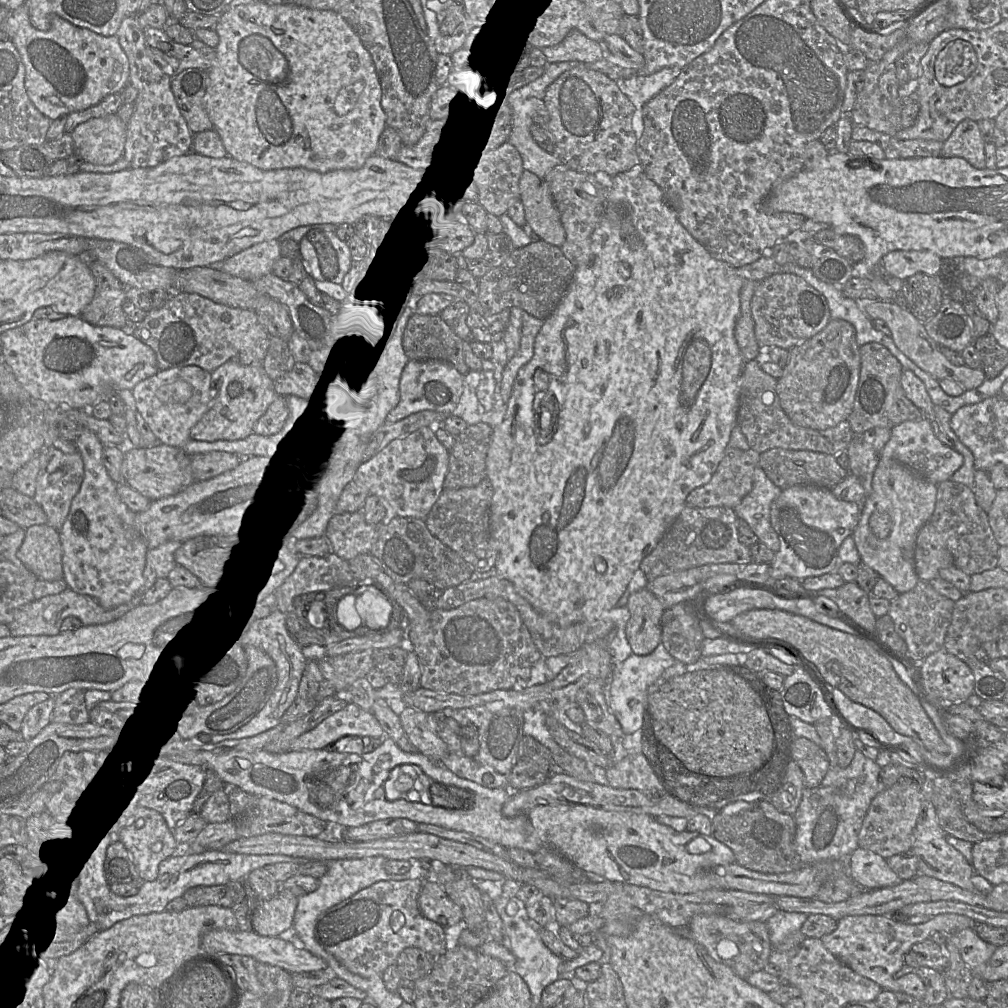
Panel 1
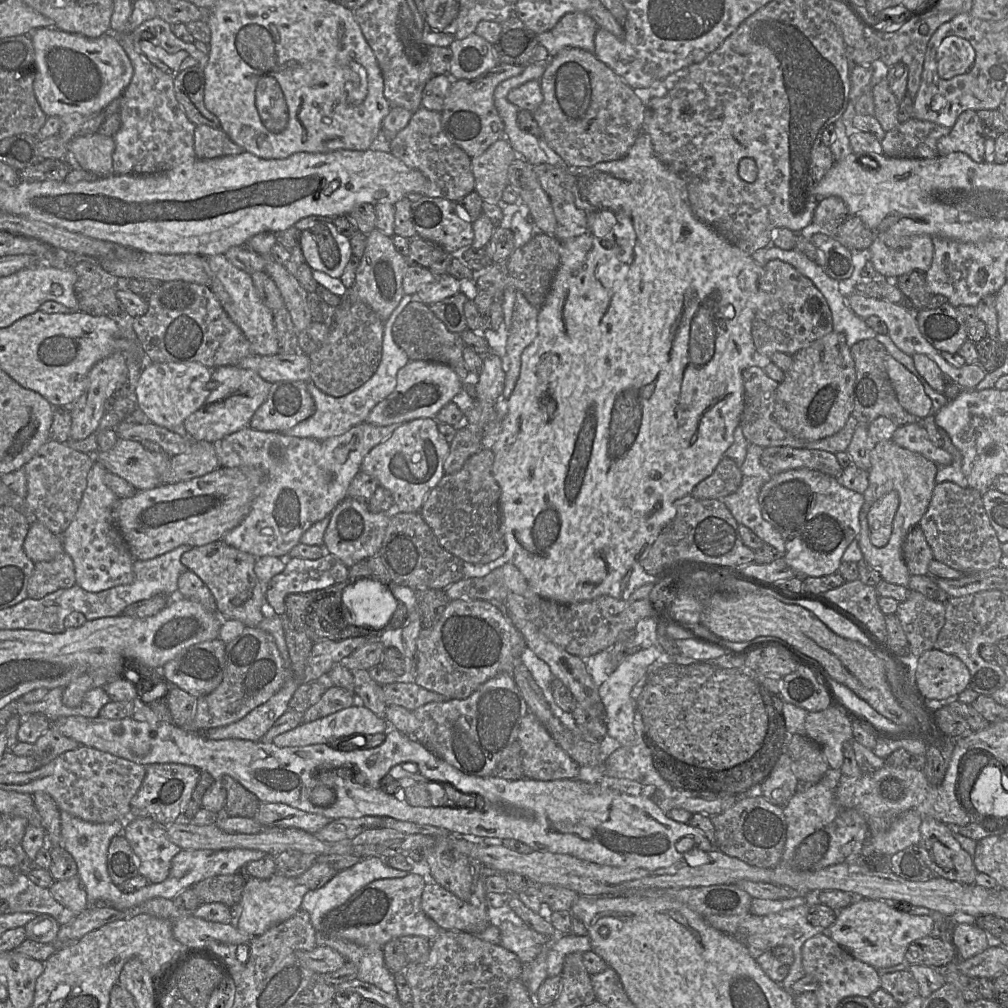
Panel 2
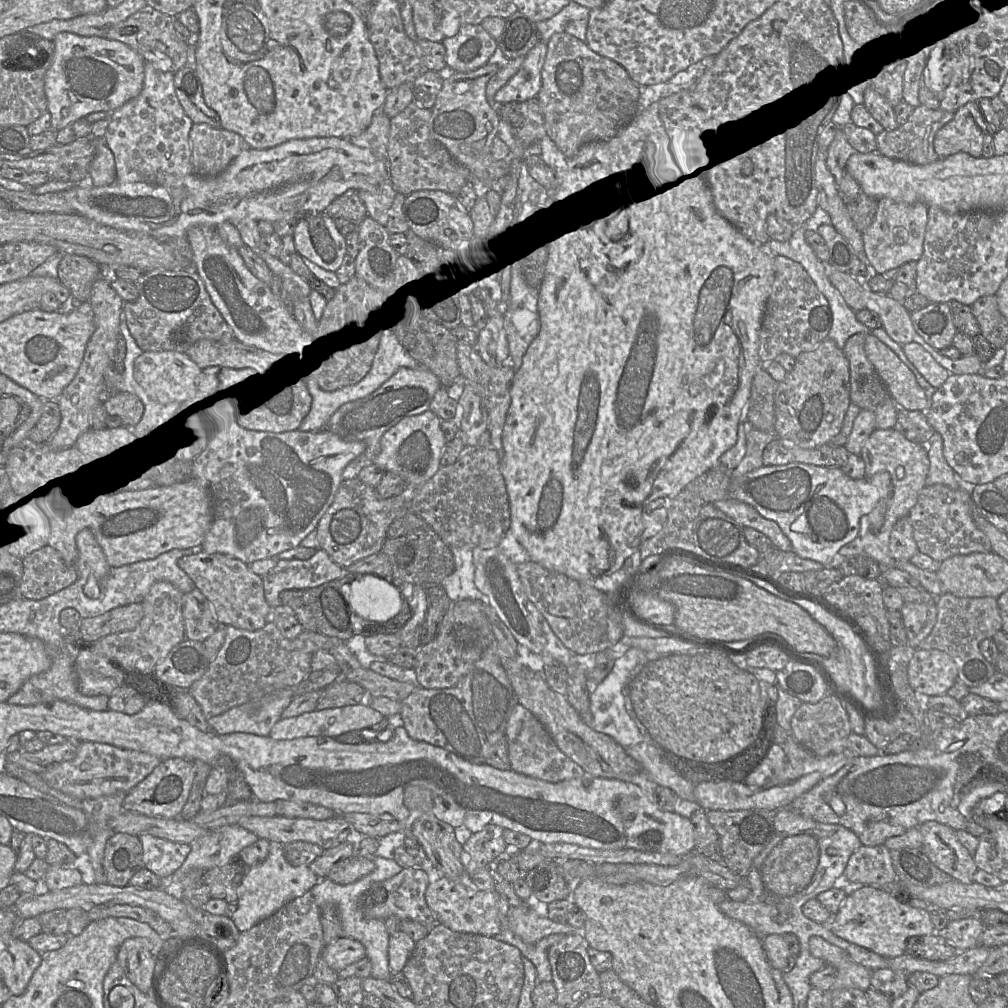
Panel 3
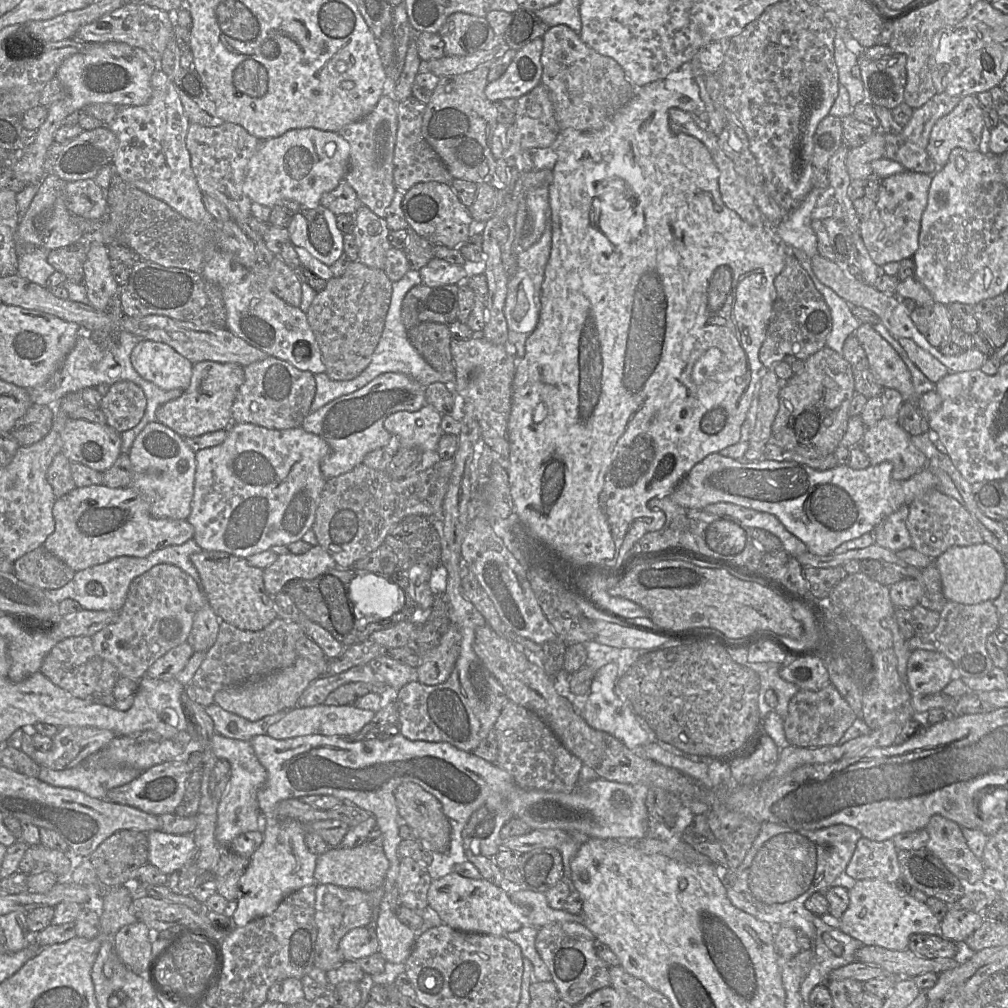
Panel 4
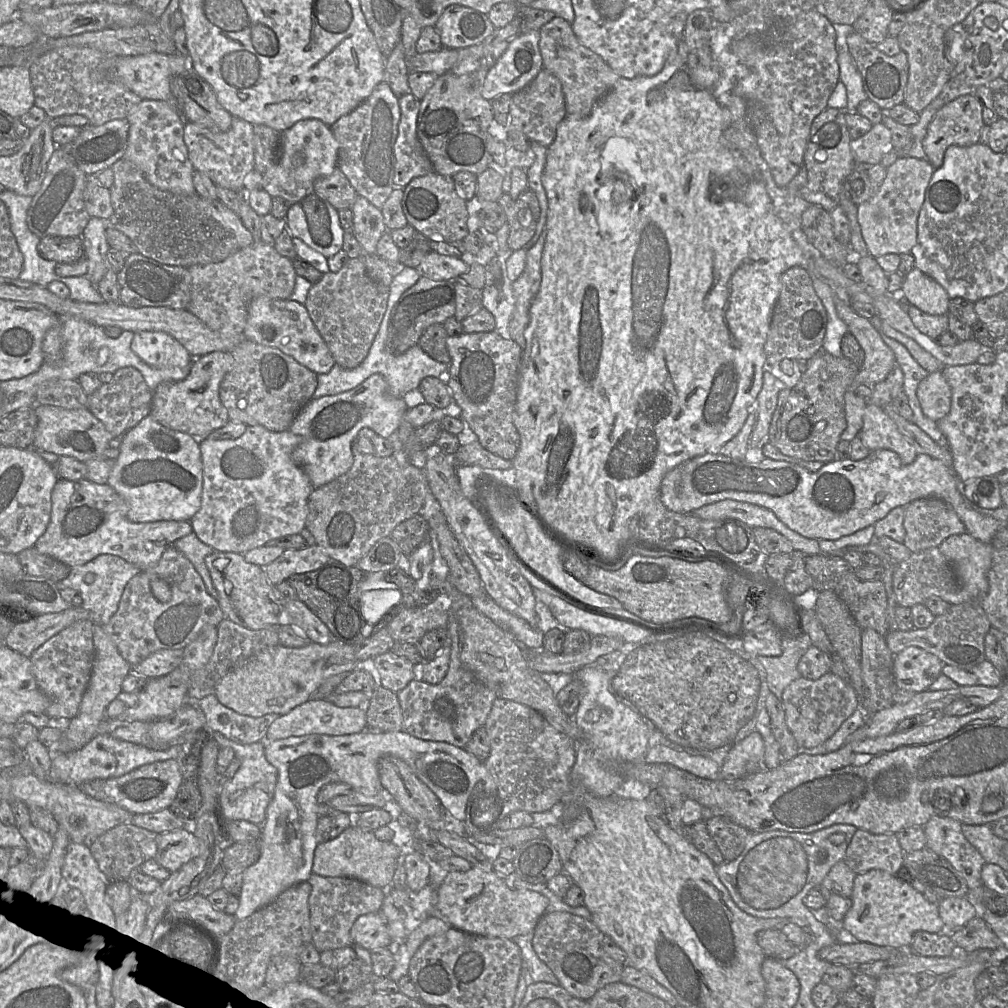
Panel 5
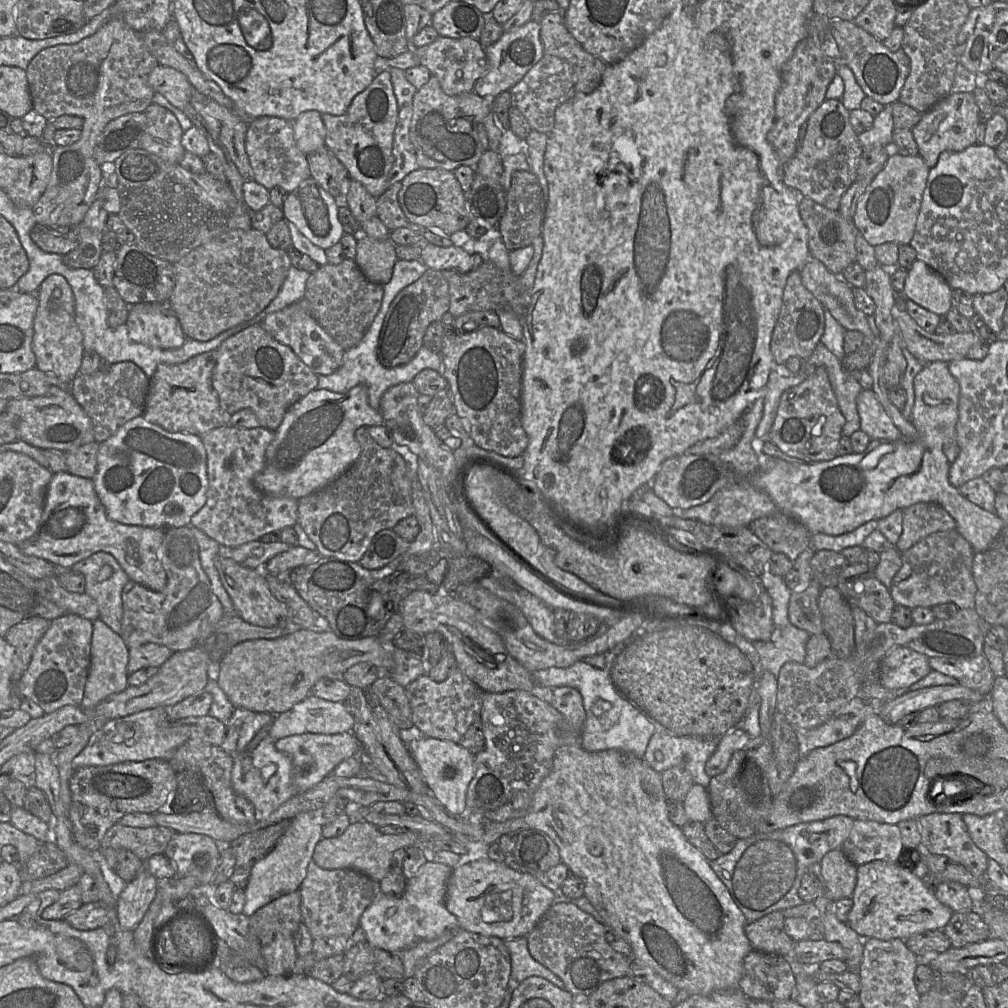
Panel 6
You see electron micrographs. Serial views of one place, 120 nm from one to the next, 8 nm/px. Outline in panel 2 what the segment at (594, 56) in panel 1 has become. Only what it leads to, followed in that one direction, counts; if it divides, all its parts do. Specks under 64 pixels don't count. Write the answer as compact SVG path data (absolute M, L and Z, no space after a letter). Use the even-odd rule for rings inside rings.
M585 12L565 14L557 24L546 32L537 34L538 44L544 46L550 57L567 47L595 51L595 33L598 26Z

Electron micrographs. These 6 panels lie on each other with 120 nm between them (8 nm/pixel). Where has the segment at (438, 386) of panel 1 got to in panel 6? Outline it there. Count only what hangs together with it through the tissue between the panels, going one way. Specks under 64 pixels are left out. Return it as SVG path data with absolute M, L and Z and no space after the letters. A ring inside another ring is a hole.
M358 384L346 393L312 390L287 410L280 426L274 431L274 438L265 452L265 466L255 476L254 485L273 497L303 498L327 486L357 461L361 447L355 439L355 431L359 427L381 425L384 425L383 416L370 406L365 384Z

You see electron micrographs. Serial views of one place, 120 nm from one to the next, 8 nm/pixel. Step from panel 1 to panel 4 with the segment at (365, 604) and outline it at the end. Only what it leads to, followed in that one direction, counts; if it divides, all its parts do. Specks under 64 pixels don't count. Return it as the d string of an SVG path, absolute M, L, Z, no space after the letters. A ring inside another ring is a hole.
M374 573L359 574L349 587L354 607L366 616L386 619L404 607L403 590Z

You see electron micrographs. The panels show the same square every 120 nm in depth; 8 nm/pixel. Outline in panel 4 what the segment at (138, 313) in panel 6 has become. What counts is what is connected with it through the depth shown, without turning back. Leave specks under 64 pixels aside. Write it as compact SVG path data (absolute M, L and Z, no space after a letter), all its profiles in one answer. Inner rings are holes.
M141 339L131 352L136 372L162 390L187 389L193 364L167 344Z

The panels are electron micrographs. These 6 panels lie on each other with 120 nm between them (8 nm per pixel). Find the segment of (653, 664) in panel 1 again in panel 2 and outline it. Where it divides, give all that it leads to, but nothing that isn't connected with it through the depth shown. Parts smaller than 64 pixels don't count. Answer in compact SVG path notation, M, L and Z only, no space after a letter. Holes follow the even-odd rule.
M653 645L627 656L599 687L599 695L605 708L604 721L607 727L607 735L616 739L622 746L631 745L636 738L634 715L637 707L636 700L630 695L631 691L646 674L648 667L660 659L662 655L663 651L660 646Z

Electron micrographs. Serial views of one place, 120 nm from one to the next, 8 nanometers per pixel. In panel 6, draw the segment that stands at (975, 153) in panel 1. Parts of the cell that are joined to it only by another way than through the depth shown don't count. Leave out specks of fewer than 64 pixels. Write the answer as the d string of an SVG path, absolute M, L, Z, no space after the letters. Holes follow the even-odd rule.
M951 93L929 111L922 114L921 120L911 131L918 145L920 155L929 168L933 168L944 151L962 152L974 145L978 136L979 107L973 93Z

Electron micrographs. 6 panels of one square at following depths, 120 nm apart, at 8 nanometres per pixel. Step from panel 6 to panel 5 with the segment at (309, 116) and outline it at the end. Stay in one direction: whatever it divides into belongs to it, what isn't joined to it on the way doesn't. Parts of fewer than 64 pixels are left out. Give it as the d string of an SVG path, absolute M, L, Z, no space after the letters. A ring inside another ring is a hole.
M300 120L281 133L280 163L302 187L313 189L316 179L330 175L338 166L338 147L330 127L321 120Z

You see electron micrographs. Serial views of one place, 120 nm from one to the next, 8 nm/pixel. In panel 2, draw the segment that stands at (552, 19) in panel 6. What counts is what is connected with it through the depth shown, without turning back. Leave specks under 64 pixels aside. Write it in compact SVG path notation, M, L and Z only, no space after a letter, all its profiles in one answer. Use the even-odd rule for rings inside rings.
M567 47L550 57L540 79L543 101L533 112L541 136L570 167L591 167L626 156L642 132L645 106L624 79L594 53Z

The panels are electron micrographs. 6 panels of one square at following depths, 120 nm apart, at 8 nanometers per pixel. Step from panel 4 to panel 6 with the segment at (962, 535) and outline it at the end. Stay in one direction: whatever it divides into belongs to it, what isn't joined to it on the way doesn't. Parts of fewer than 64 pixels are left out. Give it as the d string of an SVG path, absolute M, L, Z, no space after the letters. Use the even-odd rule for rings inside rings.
M916 503L903 510L903 531L895 547L905 552L928 535L956 529L953 517L935 503Z

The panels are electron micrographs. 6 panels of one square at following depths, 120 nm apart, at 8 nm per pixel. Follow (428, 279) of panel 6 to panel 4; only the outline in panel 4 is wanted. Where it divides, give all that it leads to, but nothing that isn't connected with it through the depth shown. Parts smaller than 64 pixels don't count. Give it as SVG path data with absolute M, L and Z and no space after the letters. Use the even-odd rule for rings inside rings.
M423 283L412 287L402 301L401 319L408 330L422 322L436 322L450 324L457 320L458 316L458 285L449 284L429 287Z

